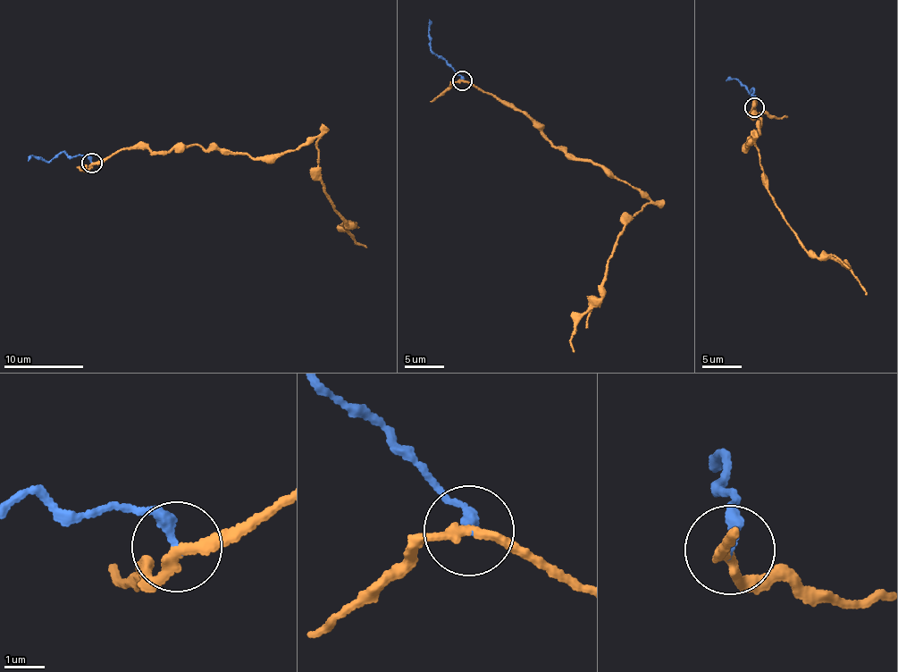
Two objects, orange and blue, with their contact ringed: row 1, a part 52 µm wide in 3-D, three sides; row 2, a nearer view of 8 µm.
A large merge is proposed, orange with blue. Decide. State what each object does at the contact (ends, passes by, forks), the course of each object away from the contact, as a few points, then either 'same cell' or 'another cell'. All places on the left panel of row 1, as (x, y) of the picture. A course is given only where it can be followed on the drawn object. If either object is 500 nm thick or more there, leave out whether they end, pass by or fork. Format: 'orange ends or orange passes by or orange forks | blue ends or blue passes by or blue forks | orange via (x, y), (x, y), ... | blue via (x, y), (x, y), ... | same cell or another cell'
orange passes by | blue ends | orange via (91, 162), (122, 149), (160, 153), (196, 146), (278, 157), (314, 138), (328, 199), (366, 247) | blue via (91, 162), (79, 155), (63, 153), (50, 162), (33, 155), (29, 161) | another cell

